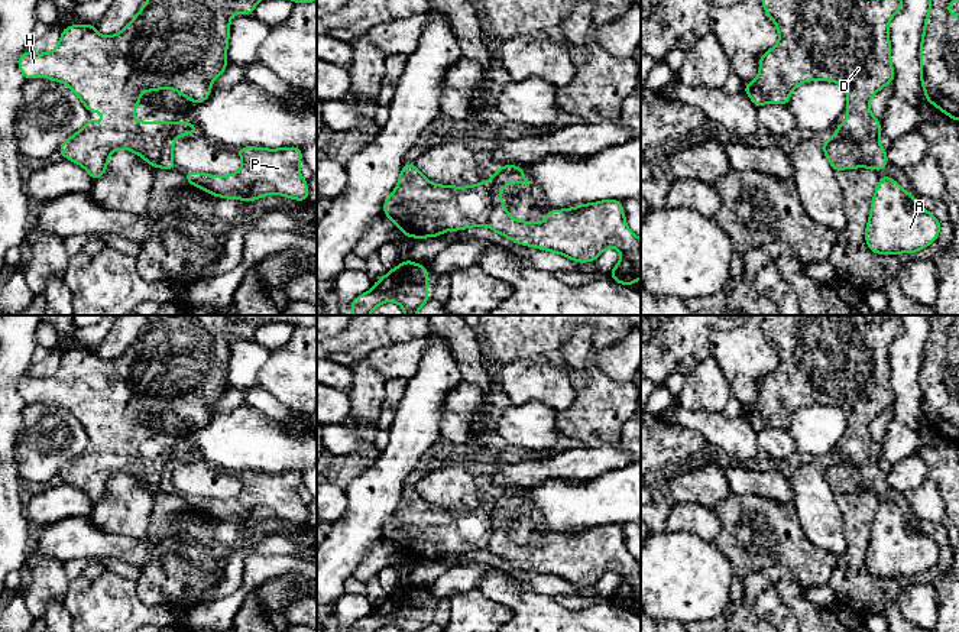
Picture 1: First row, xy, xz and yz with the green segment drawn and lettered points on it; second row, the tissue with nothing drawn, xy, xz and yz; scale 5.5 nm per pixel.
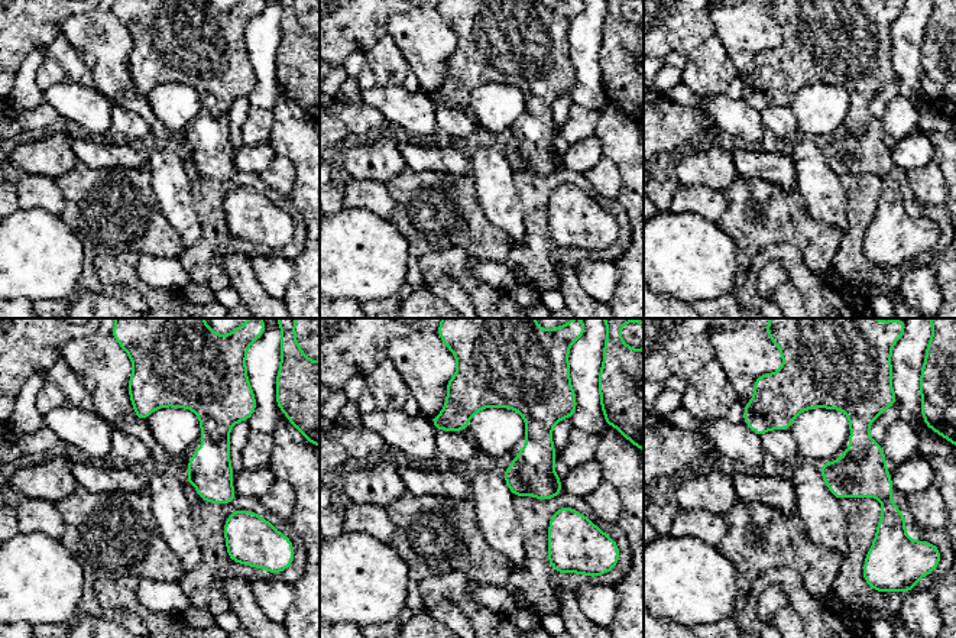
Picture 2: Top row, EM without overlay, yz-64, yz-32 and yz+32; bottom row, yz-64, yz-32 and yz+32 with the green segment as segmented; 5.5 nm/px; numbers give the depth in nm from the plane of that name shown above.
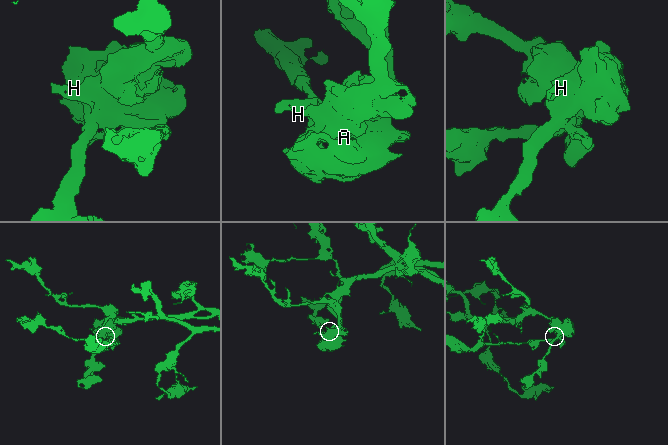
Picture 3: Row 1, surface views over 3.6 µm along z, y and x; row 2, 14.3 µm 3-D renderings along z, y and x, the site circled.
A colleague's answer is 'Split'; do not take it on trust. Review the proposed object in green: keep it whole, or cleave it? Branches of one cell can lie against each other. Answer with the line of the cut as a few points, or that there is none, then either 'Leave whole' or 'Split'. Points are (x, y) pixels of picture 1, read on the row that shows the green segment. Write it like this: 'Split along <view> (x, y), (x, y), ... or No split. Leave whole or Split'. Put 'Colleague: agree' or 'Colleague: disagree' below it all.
Split along yz (872, 117), (868, 133), (859, 141), (846, 142), (835, 135). Split
Colleague: agree

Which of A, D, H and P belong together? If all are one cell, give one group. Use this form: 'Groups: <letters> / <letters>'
Groups: A P / D H

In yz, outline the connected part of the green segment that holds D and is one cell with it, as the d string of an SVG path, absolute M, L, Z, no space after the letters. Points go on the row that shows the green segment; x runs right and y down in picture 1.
M762 0L761 3L767 16L774 20L780 39L774 48L759 56L759 74L751 84L743 85L742 91L756 107L767 103L788 106L790 93L801 82L813 80L839 82L848 93L848 120L837 124L836 136L848 143L865 139L874 119L869 100L882 87L894 82L888 25L903 9L903 0Z

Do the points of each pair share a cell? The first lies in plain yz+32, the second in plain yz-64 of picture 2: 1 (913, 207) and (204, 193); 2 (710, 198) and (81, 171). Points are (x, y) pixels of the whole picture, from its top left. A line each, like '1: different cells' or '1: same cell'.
1: same cell
2: different cells

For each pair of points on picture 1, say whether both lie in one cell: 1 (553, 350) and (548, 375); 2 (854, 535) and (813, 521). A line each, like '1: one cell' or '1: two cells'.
1: two cells
2: two cells

